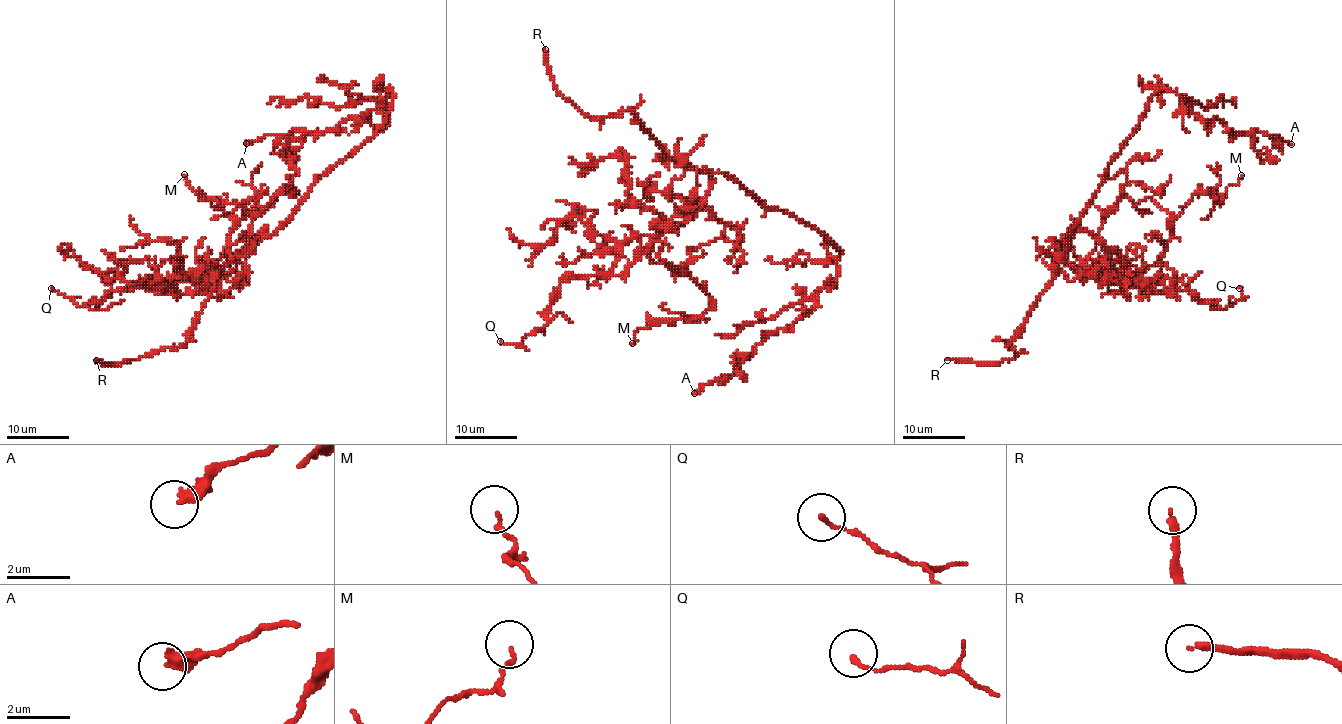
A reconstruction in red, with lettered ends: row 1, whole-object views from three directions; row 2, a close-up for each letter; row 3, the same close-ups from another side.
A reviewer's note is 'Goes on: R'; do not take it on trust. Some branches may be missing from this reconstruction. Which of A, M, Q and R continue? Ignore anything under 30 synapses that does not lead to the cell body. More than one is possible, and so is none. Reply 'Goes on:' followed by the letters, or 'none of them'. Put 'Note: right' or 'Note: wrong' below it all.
Goes on: R
Note: right

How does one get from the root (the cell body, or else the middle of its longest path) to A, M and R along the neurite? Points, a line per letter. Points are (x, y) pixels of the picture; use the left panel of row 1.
A: (298, 207), (321, 176), (373, 135), (390, 109), (392, 89), (367, 120), (246, 143)
M: (298, 207), (271, 235), (262, 231), (248, 249), (201, 279), (264, 193), (243, 203), (209, 201), (184, 174)
R: (298, 207), (271, 235), (262, 235), (217, 274), (212, 293), (184, 343), (114, 365), (96, 360)

